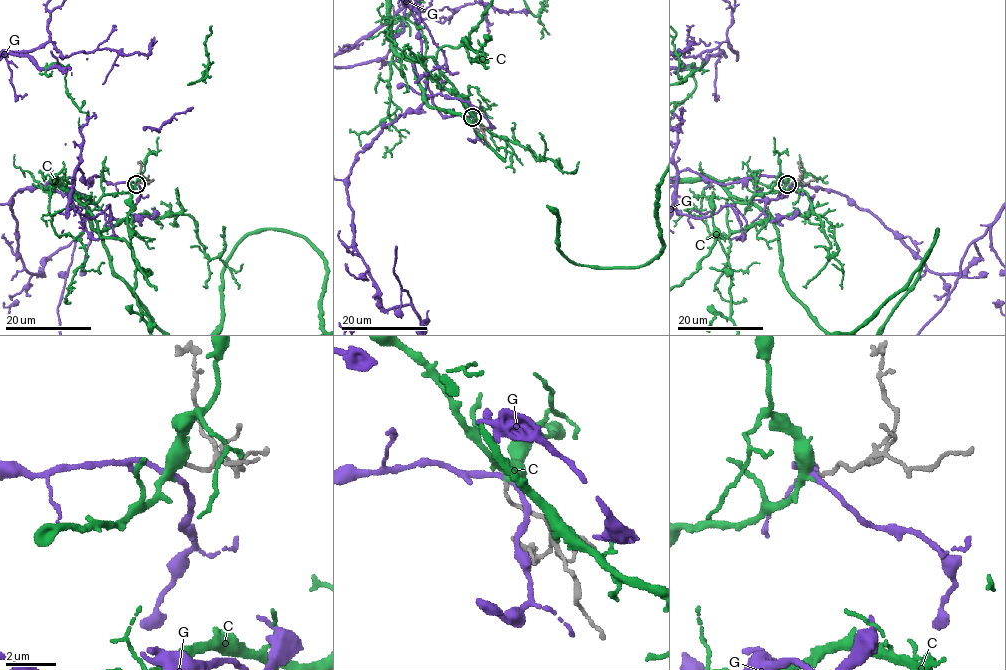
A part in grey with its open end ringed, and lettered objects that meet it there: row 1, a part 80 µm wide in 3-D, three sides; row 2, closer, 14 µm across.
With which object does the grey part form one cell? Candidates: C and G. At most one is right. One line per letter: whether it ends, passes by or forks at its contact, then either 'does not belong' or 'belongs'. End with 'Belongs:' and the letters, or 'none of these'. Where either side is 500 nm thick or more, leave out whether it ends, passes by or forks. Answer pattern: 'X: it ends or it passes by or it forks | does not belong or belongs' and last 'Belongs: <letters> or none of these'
C: it passes by | belongs
G: it passes by | does not belong
Belongs: C

